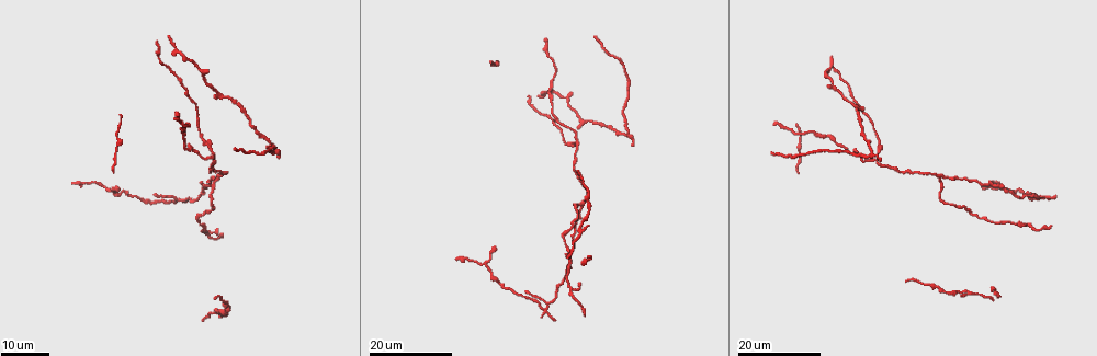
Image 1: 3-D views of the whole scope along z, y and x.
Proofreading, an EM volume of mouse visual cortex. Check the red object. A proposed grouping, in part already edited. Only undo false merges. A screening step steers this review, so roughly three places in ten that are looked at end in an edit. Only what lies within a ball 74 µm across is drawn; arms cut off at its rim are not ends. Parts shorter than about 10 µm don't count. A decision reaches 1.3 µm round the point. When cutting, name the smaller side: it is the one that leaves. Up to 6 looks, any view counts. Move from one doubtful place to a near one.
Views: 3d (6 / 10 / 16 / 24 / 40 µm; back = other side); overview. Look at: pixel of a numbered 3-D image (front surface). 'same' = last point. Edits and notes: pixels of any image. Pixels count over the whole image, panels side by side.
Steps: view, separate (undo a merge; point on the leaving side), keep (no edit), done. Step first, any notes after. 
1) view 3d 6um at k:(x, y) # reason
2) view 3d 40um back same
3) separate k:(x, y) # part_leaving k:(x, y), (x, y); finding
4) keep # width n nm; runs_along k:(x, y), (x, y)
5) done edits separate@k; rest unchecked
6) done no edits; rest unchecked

view 3d 24um at 1:(994, 184) # two arms in line, one across

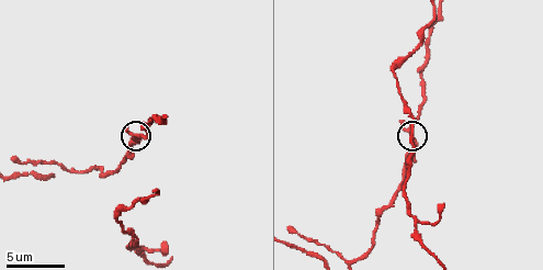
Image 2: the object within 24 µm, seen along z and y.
view 3d 10um same

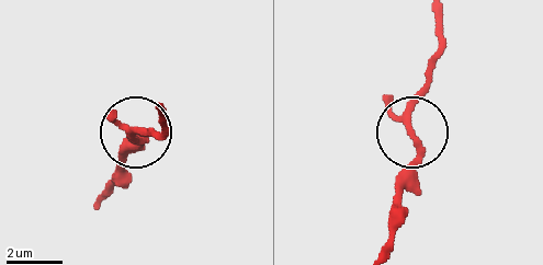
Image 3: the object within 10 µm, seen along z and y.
view 3d 6um at 3:(137, 139)

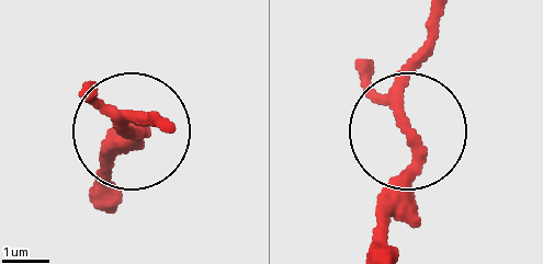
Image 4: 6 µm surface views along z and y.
keep # one neuron here

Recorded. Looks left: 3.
view 3d 6um at 2:(414, 221) # three arms meet

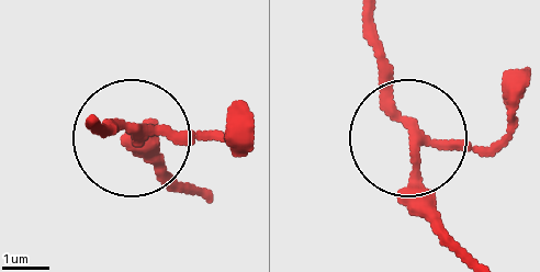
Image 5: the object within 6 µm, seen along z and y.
keep # runs_along 5:(372, 22), (383, 93), (407, 140), (407, 188), (442, 242); all the same neuron

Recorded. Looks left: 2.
view 3d 24um at 1:(875, 162) # arms part here

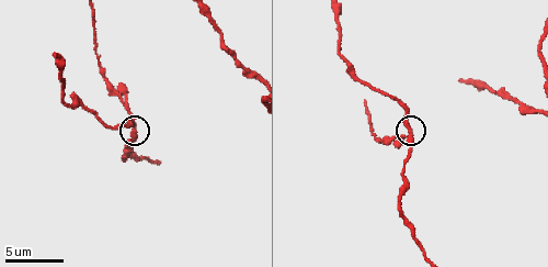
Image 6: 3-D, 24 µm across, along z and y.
view 3d 6um at 6:(410, 130) # zoom in

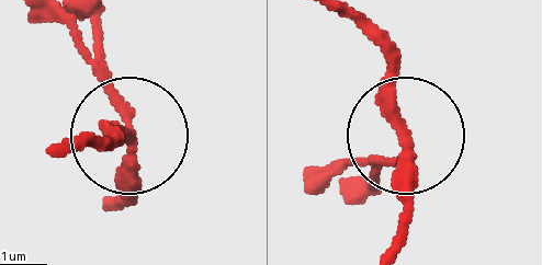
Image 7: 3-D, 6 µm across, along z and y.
keep # arms 3; runs_along 7:(60, 18), (132, 131), (100, 136); one neuron here

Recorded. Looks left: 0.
done no edits; rest unchecked

